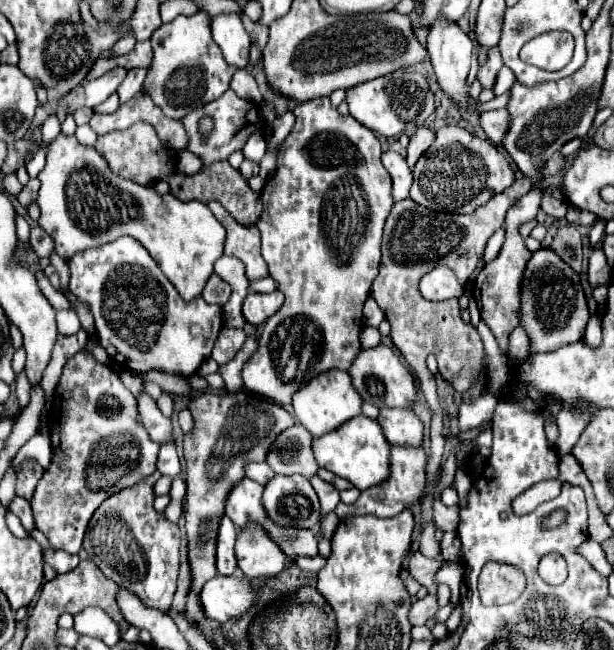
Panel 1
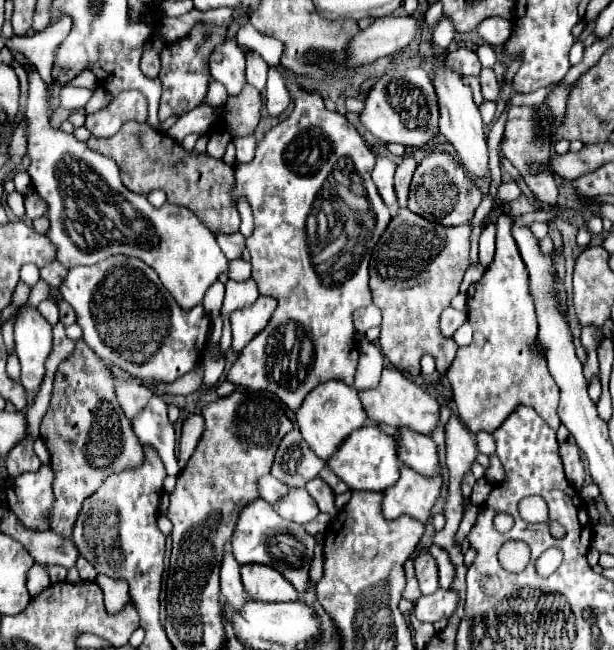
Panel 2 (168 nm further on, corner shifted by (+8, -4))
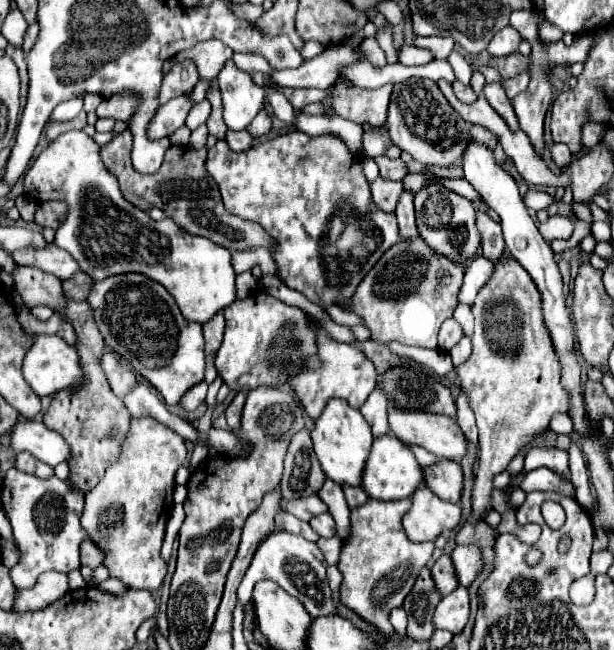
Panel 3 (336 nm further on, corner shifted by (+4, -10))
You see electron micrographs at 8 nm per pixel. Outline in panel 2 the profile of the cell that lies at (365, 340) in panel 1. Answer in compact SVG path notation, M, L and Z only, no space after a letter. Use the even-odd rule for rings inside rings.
M365 340L359 350L361 350L359 368L357 368L355 384L353 384L353 388L357 392L361 392L365 388L375 388L379 384L381 370L383 370L383 354L375 344Z

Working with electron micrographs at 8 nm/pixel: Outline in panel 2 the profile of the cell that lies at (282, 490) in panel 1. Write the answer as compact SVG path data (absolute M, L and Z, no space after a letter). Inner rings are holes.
M291 488L289 494L281 498L277 512L291 522L305 524L305 522L311 522L319 514L319 508L305 488Z

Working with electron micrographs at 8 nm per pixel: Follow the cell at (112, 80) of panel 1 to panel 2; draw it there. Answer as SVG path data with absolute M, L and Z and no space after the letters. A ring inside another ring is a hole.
M65 86L61 88L61 94L59 94L59 100L61 100L61 106L67 108L67 110L75 110L75 108L83 108L89 98L93 96L91 90L87 88L77 88L77 86Z

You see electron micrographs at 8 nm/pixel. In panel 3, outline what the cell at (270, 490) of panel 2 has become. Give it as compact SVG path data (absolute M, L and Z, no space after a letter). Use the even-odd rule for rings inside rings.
M317 496L297 498L297 500L285 500L285 498L283 498L283 500L281 500L281 510L307 522L309 518L313 518L313 514L327 512L327 506L325 506Z

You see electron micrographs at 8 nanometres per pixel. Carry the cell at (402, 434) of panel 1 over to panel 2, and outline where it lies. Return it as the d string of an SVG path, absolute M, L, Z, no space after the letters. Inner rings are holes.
M403 428L397 444L399 444L399 458L405 466L417 470L419 474L427 478L441 476L437 444L433 442L431 436L417 434L413 430Z

